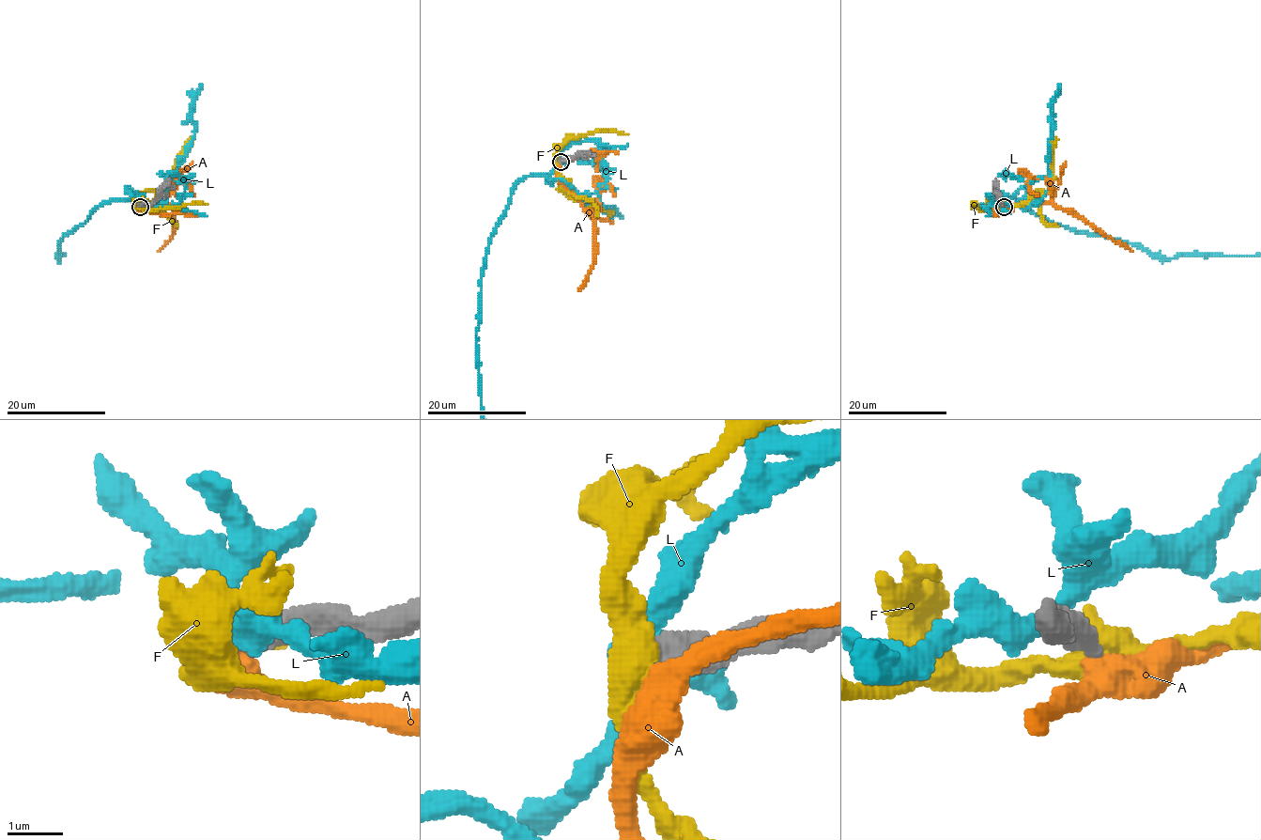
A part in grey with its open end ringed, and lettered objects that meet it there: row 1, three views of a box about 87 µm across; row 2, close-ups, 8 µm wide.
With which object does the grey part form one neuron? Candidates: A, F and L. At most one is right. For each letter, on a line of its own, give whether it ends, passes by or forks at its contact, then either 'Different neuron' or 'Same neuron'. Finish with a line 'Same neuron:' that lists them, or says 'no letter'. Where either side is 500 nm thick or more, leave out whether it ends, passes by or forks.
A: Same neuron
F: Different neuron
L: Different neuron
Same neuron: A

